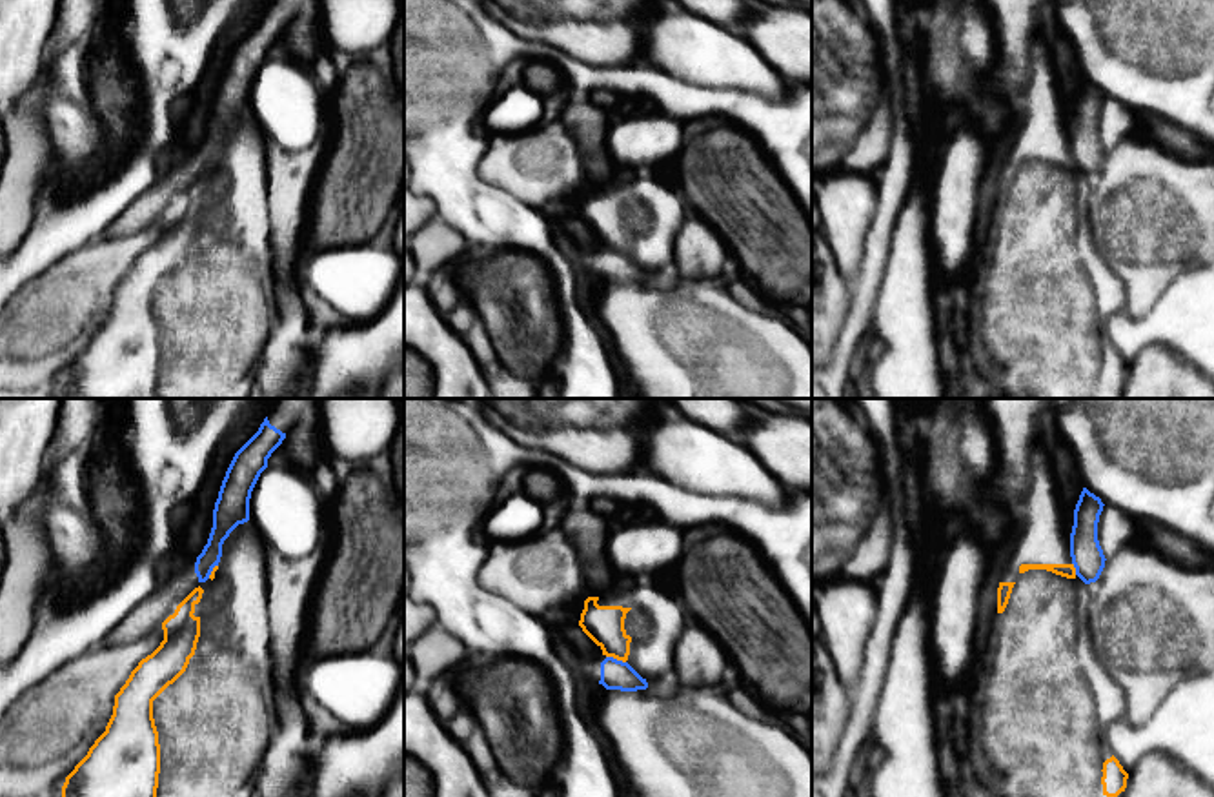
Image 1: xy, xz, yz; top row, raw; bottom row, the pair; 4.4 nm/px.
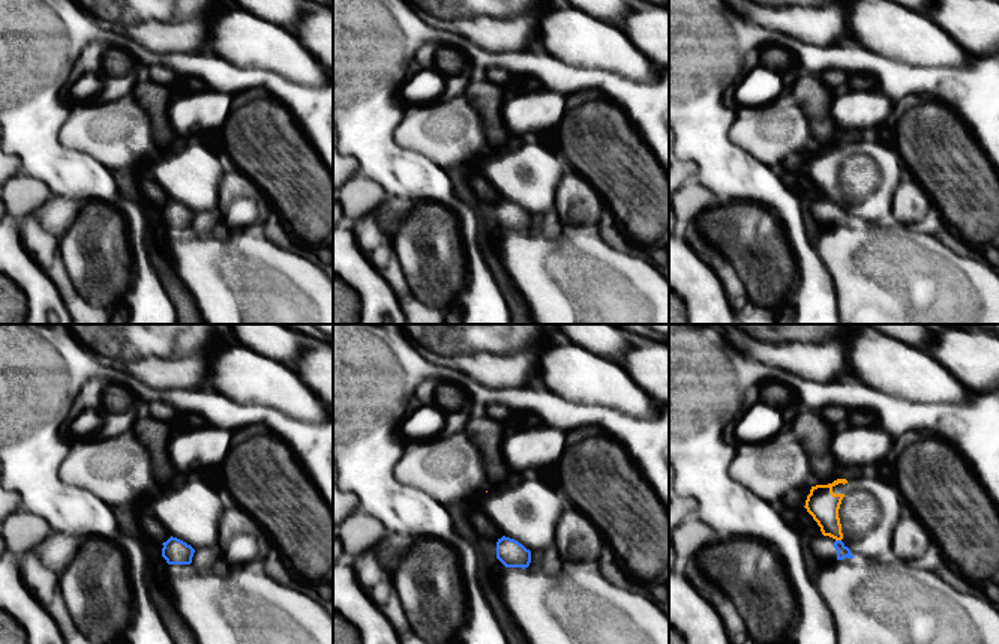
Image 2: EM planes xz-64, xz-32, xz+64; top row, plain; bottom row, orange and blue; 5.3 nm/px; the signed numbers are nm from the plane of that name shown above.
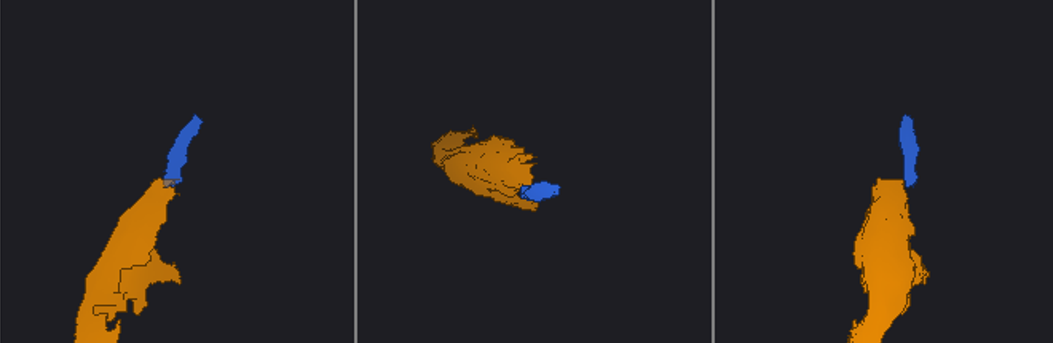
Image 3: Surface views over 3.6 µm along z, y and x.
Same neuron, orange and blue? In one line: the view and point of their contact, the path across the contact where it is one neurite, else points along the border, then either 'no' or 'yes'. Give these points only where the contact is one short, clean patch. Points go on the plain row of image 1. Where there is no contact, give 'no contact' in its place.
meets orange in xz at (616, 250); border along xz (606, 248), (625, 255); no

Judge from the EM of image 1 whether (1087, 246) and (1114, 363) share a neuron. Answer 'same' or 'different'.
same

